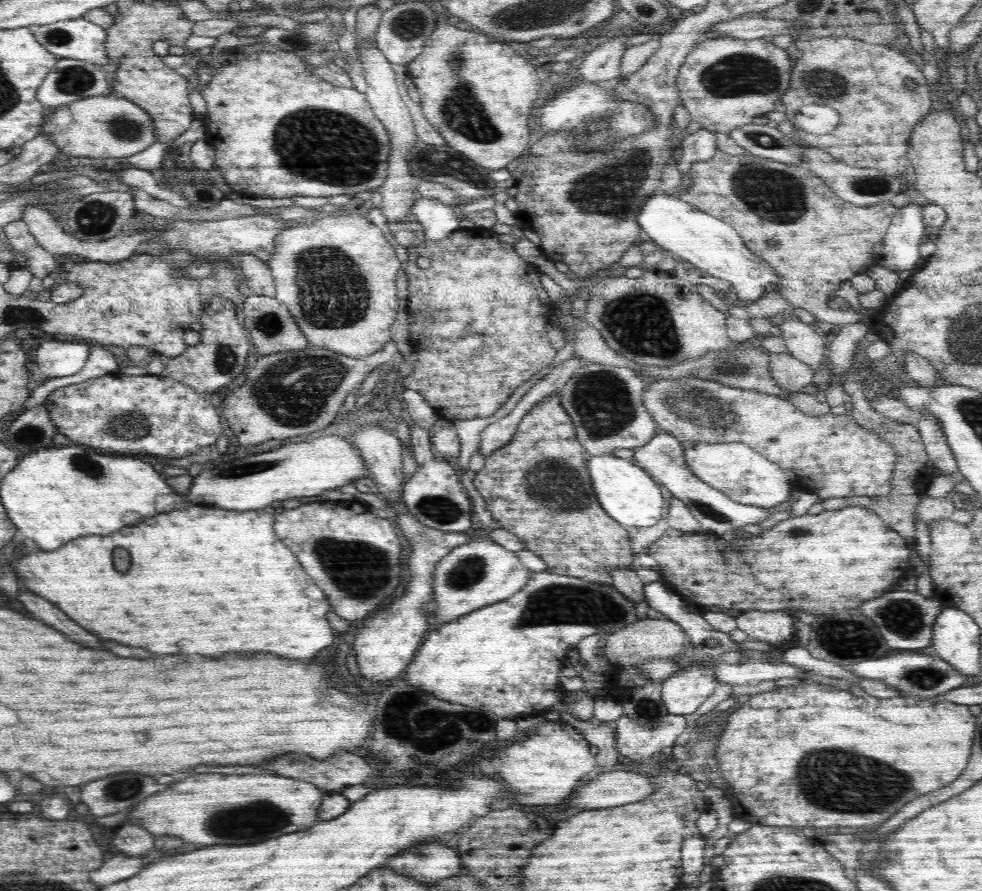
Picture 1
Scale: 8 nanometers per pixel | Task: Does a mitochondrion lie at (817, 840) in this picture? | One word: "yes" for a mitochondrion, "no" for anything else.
no

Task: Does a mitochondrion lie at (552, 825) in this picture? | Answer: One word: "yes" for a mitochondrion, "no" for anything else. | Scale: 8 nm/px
no

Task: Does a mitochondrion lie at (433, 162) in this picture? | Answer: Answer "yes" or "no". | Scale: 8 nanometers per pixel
yes

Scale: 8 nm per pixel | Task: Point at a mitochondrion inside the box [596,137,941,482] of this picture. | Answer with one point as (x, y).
(640, 322)

